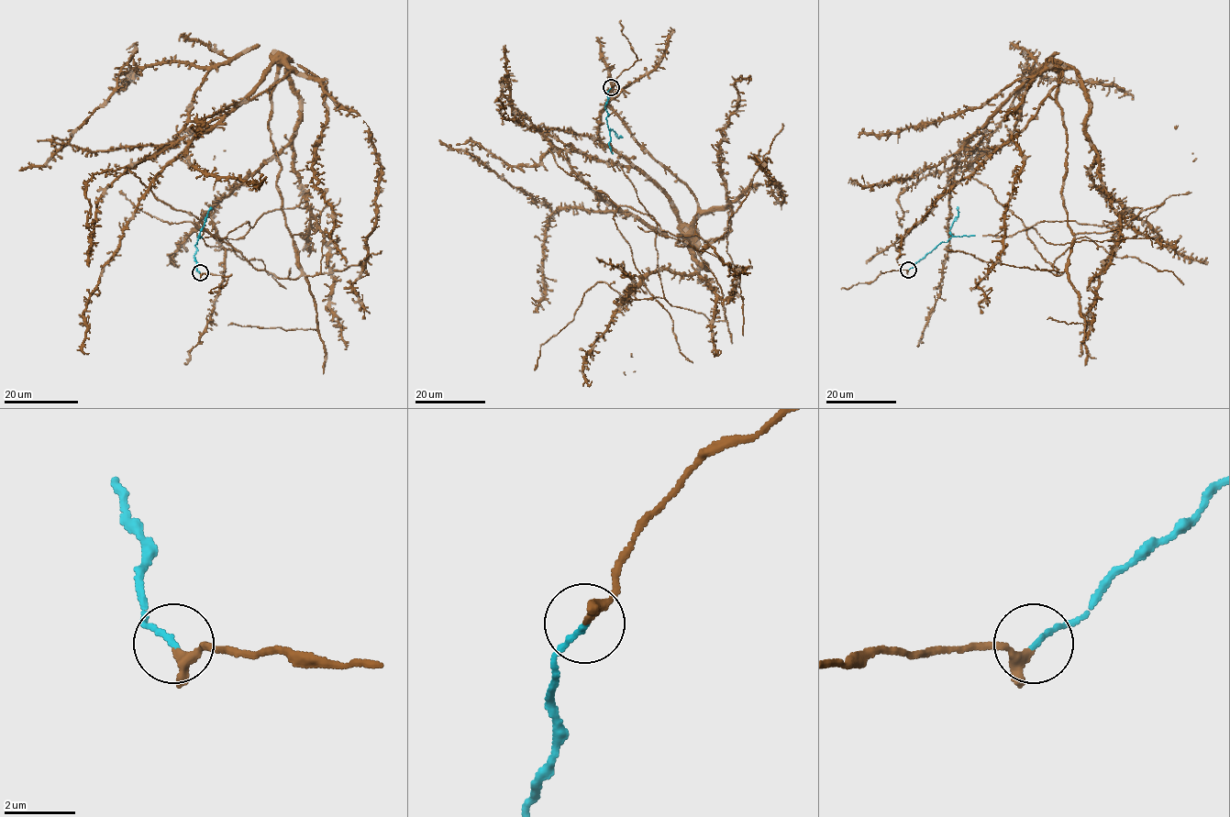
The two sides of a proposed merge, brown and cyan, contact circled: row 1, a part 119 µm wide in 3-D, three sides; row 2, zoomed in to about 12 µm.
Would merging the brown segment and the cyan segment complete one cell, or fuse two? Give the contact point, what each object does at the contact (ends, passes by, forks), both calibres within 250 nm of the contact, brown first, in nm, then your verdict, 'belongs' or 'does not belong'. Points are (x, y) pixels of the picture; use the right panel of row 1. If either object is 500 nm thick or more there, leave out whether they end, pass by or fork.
place (908, 270); brown ends; cyan ends; calibres 320 and 160 nm; belongs

